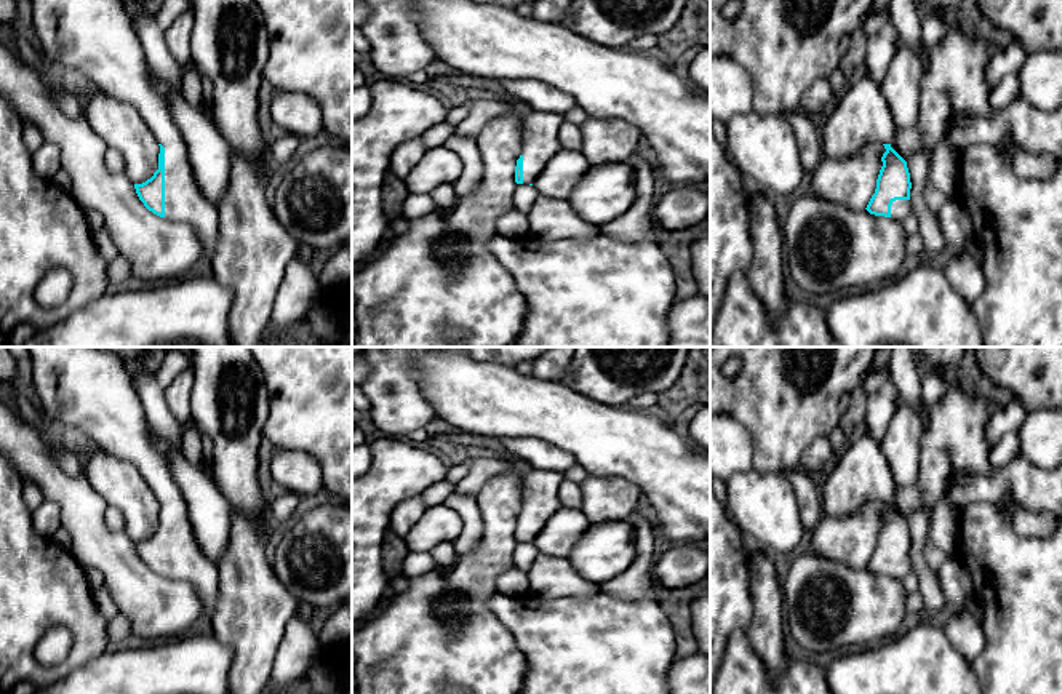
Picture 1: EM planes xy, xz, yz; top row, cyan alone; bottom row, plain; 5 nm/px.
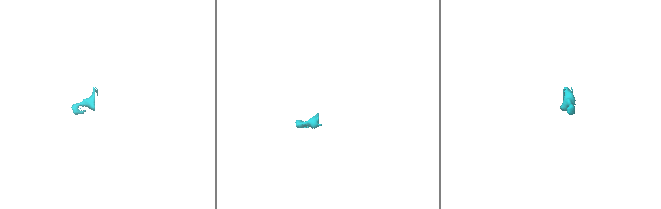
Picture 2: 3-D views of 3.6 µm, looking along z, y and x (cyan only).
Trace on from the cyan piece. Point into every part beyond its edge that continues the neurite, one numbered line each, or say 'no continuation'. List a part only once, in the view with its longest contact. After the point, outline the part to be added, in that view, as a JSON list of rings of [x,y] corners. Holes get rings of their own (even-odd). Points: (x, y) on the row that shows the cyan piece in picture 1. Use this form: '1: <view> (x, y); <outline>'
1: xy (96, 39); [[[30,0],[32,30],[45,58],[66,70],[85,75],[106,94],[134,107],[158,144],[165,147],[165,219],[190,225],[202,241],[202,259],[213,259],[219,235],[219,208],[197,185],[190,158],[166,101],[154,88],[149,64],[136,35],[131,11],[120,0]]]

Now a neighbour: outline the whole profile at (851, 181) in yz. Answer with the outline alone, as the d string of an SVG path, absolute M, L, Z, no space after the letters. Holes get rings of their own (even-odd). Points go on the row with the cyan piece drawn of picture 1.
M872 142L854 157L824 157L812 174L809 192L856 211L865 209L875 193L884 152L883 144Z

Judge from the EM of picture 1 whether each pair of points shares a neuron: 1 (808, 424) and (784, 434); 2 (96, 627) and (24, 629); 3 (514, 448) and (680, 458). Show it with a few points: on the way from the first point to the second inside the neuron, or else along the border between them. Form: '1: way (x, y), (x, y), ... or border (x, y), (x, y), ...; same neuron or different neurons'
1: way (802, 424), (790, 427); same neuron
2: way (79, 616), (42, 616); same neuron
3: border (531, 438), (541, 438), (563, 448), (578, 462); different neurons

